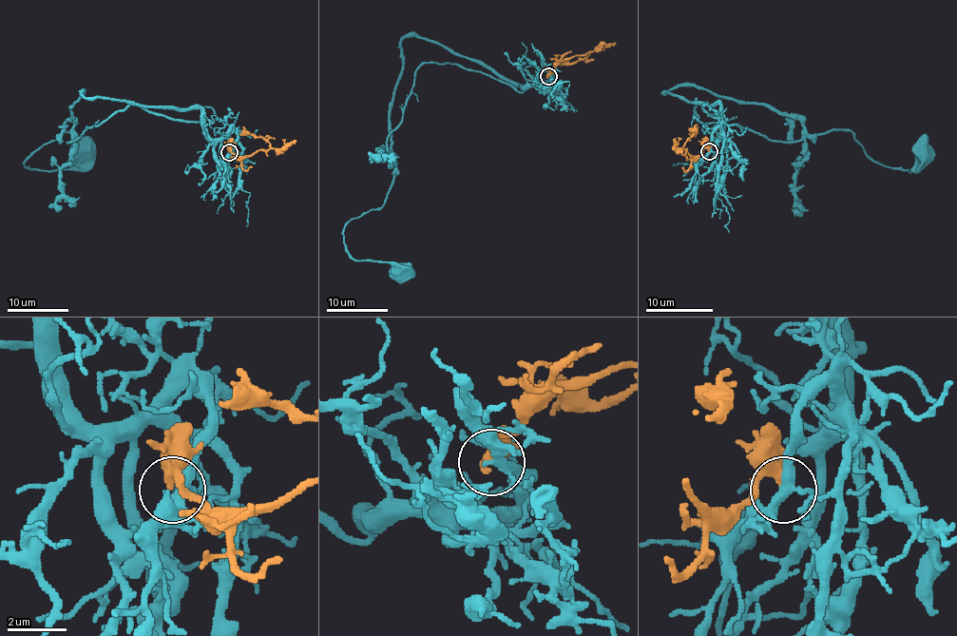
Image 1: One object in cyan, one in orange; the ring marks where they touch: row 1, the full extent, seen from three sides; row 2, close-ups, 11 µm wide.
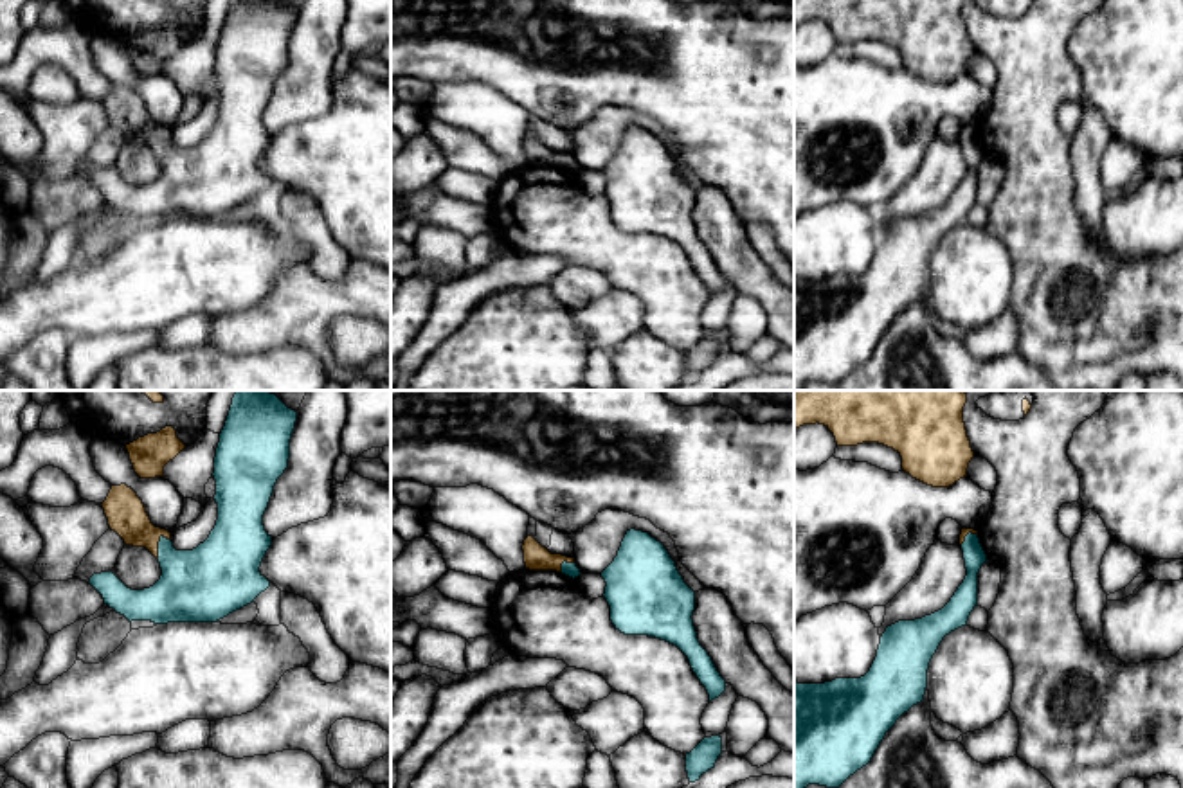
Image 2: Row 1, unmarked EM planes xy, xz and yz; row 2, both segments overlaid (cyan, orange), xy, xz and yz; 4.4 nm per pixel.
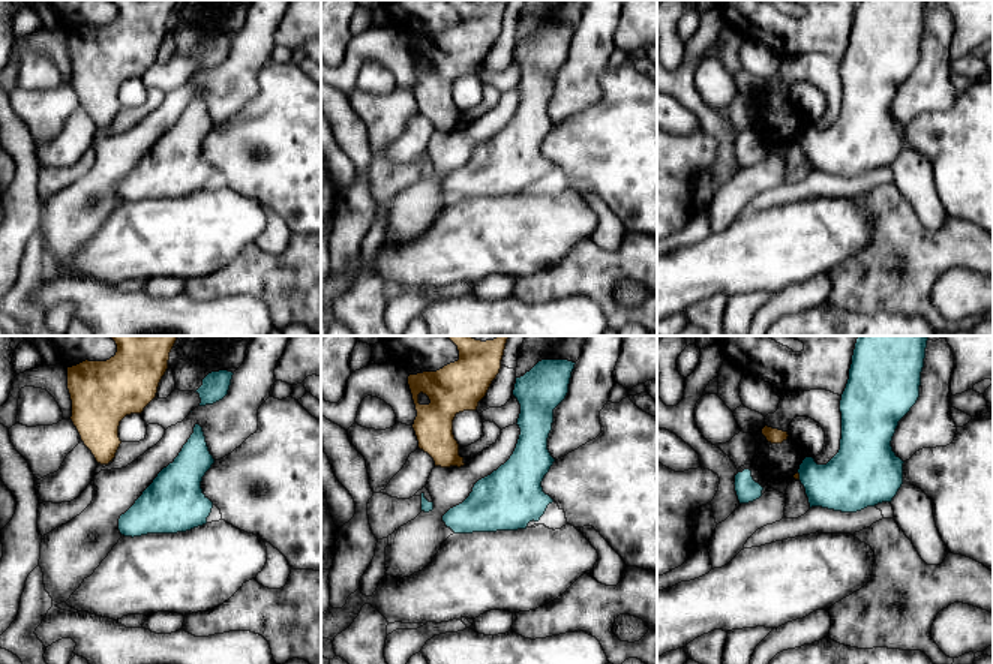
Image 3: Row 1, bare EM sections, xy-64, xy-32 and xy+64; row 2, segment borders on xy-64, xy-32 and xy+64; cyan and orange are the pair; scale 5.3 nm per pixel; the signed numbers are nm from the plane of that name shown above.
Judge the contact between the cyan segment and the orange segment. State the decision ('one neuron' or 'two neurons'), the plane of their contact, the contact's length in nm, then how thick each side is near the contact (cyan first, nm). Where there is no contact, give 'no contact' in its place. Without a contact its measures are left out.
two neurons; contact in xy; length 110 nm; calibres 320 and 180 nm

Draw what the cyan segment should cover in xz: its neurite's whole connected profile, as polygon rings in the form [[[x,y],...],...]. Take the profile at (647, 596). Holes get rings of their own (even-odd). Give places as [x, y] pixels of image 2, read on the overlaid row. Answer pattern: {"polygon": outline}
{"polygon": [[[627,531],[618,556],[601,578],[616,630],[677,646],[706,687],[709,702],[726,691],[726,680],[697,639],[691,619],[695,592],[661,542],[643,531]]]}

